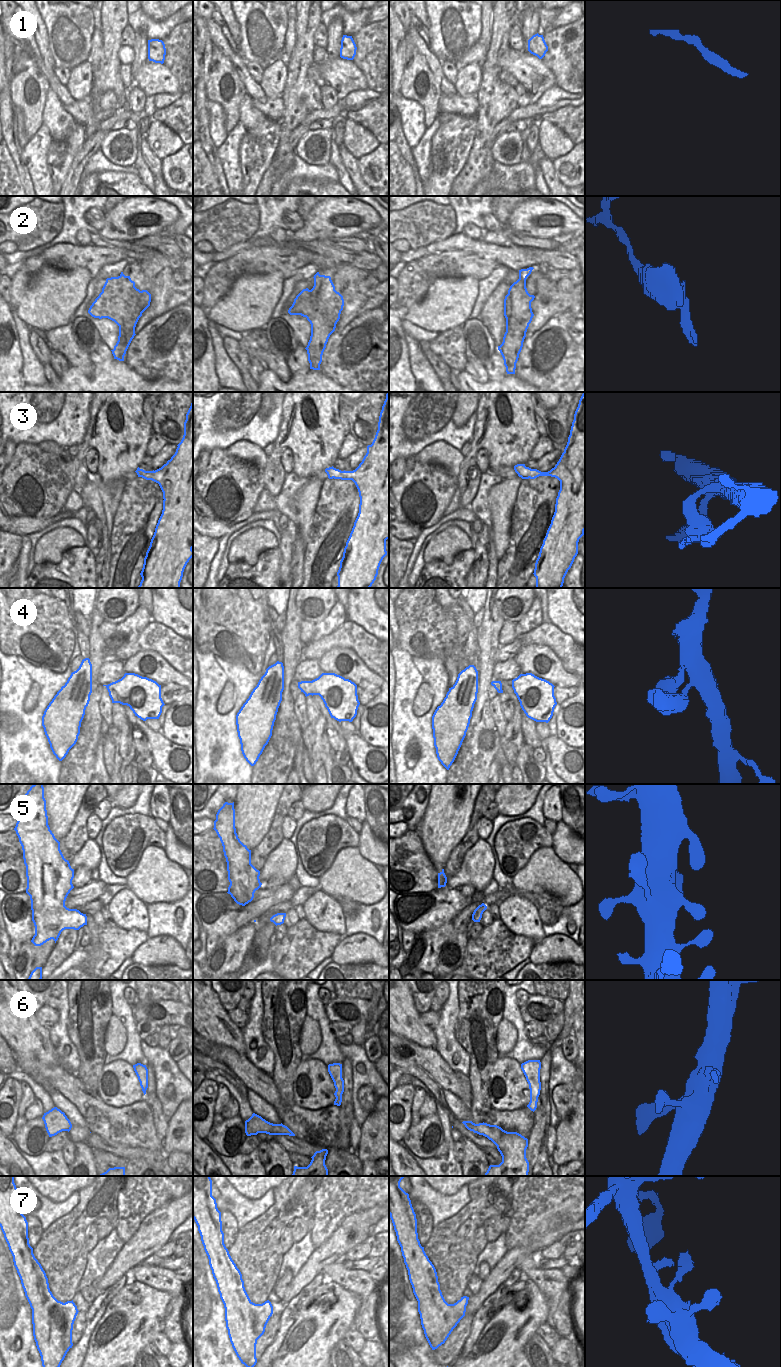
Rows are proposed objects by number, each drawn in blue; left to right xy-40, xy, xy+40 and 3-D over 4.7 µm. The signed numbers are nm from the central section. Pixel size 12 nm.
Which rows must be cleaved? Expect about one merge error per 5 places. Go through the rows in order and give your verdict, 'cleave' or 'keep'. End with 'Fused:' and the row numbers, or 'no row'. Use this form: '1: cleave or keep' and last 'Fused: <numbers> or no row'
1: keep
2: cleave
3: cleave
4: keep
5: keep
6: keep
7: keep
Fused: 2, 3

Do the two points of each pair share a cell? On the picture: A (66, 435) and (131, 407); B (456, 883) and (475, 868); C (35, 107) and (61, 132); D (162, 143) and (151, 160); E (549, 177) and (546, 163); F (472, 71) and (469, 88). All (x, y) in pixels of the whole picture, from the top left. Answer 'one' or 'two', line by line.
A: two
B: one
C: two
D: two
E: one
F: one

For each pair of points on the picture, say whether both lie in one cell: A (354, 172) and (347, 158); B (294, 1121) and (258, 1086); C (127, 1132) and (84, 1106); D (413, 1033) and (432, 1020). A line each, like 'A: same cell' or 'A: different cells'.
A: same cell
B: same cell
C: same cell
D: different cells

